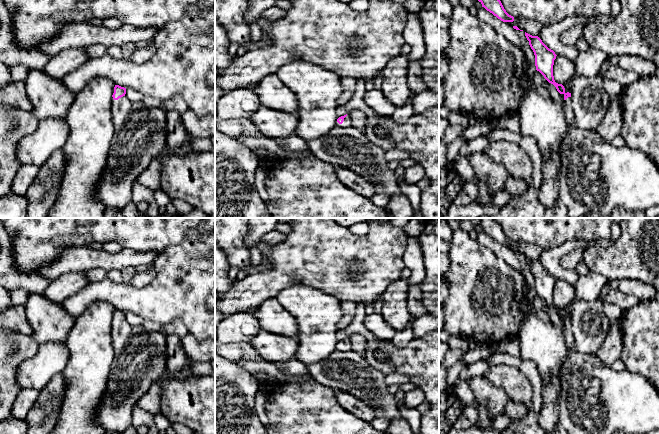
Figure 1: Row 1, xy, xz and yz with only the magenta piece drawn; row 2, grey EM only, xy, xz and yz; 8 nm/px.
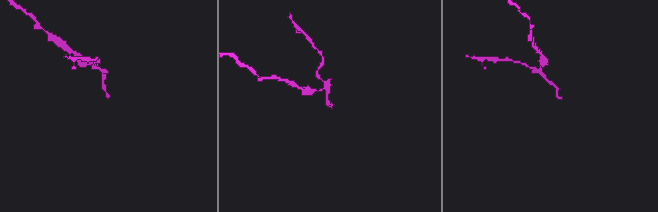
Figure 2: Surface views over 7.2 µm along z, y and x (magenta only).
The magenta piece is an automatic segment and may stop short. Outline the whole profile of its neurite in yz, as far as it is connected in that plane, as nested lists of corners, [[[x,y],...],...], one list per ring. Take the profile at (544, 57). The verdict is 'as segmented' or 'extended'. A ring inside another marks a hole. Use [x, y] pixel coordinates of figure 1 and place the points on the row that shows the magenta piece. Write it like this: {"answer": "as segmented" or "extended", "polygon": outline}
{"answer": "extended", "polygon": [[[526,32],[525,36],[535,55],[536,70],[564,95],[568,134],[563,139],[560,151],[559,200],[566,206],[568,218],[580,218],[590,212],[611,217],[612,211],[618,208],[645,211],[649,207],[659,206],[659,168],[654,160],[627,145],[615,146],[594,130],[580,130],[575,124],[571,93],[566,93],[564,86],[554,80],[553,65],[557,55],[538,36]]]}

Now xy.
{"answer": "extended", "polygon": [[[115,85],[111,104],[114,135],[107,165],[97,184],[96,193],[96,198],[106,208],[113,207],[117,210],[116,218],[122,216],[122,209],[132,201],[132,186],[140,174],[164,151],[167,129],[167,112],[163,108],[150,108],[144,101],[129,100],[125,94],[126,88]]]}

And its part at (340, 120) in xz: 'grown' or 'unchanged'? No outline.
grown

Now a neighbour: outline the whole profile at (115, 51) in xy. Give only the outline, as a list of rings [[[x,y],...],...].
[[[111,46],[107,49],[107,53],[116,59],[123,59],[120,46]]]

